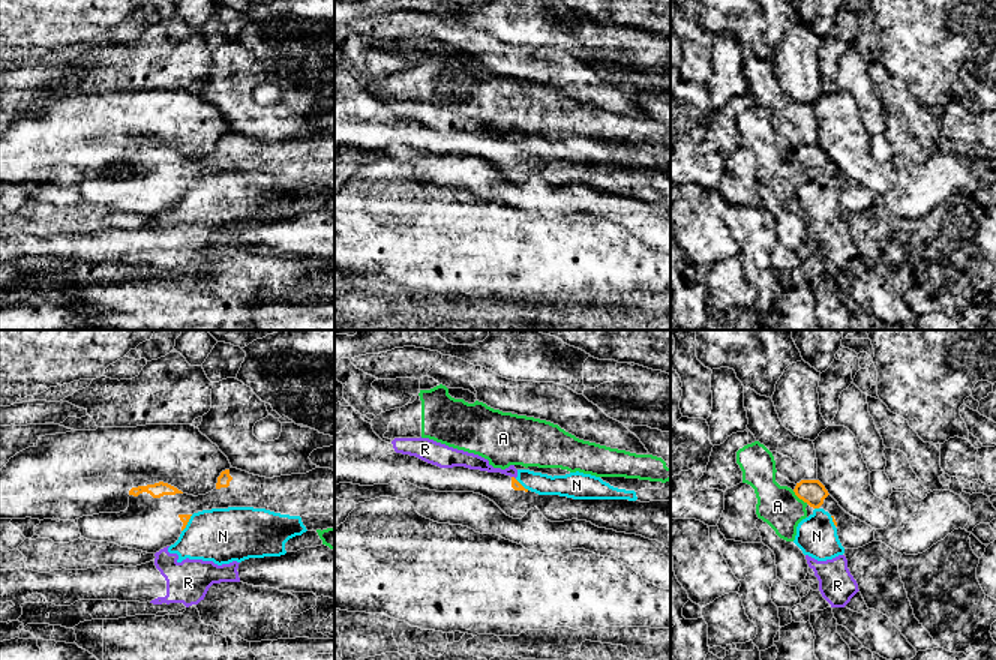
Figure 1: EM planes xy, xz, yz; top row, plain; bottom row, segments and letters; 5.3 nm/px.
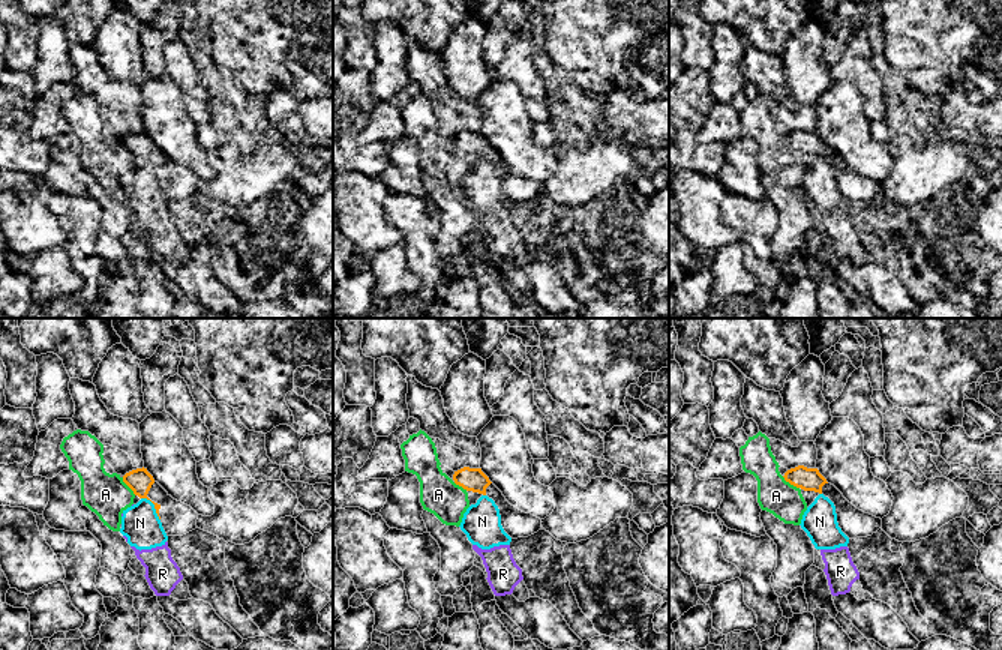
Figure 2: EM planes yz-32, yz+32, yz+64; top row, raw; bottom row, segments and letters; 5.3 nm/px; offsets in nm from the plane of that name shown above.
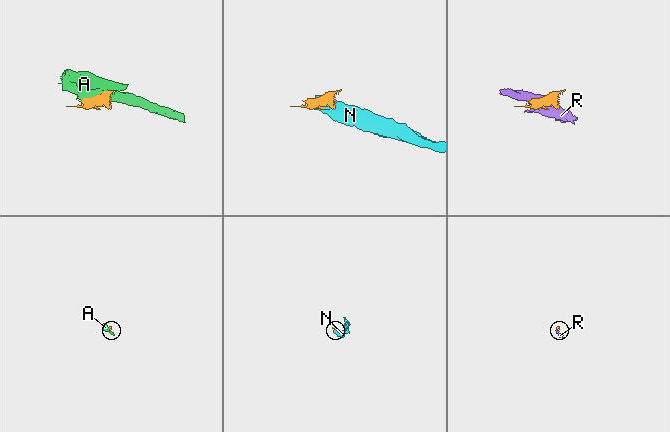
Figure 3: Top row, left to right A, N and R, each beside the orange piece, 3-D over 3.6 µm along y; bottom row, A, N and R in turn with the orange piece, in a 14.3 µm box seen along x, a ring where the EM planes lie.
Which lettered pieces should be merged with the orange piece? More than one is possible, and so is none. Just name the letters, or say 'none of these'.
none of these

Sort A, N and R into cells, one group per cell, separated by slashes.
A / N R

